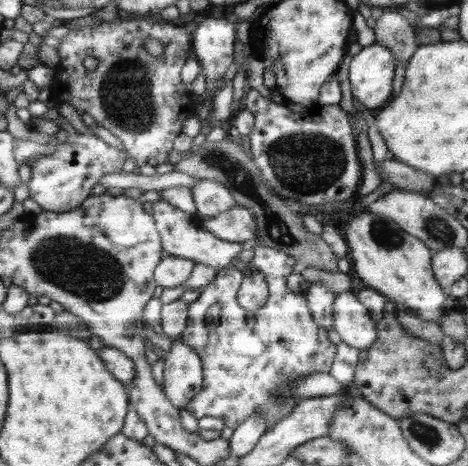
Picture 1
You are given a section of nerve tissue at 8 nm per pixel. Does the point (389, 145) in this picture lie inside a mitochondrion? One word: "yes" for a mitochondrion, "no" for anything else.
no

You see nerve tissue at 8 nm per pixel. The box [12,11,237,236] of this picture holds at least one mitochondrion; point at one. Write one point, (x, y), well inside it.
(125, 93)

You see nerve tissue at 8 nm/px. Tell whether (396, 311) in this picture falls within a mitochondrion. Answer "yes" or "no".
no

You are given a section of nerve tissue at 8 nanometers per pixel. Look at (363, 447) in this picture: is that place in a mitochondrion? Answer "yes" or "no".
no

